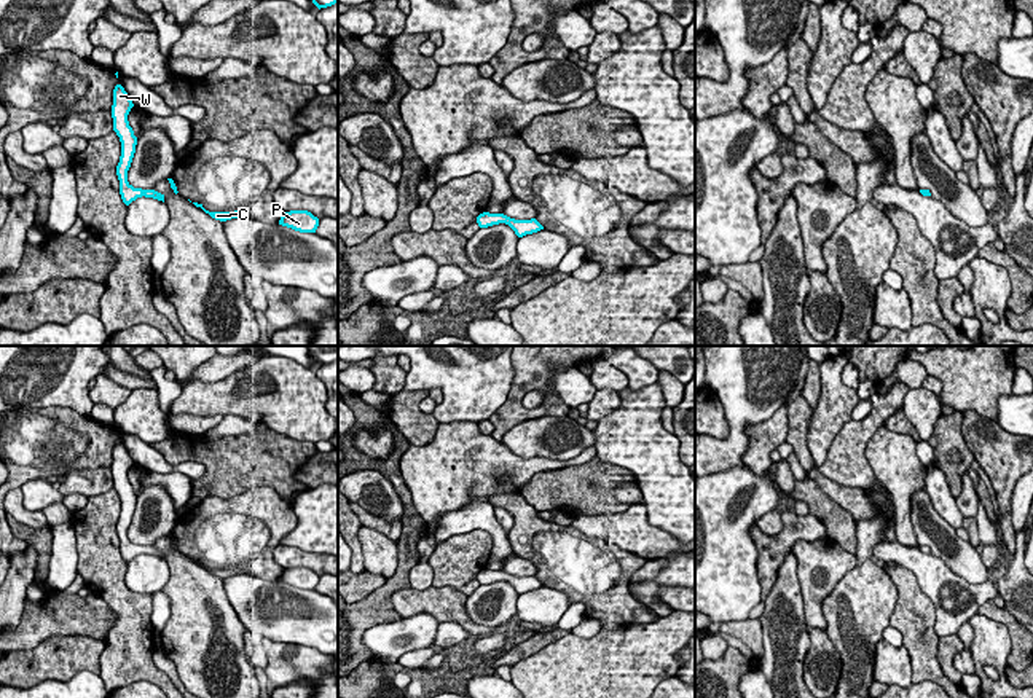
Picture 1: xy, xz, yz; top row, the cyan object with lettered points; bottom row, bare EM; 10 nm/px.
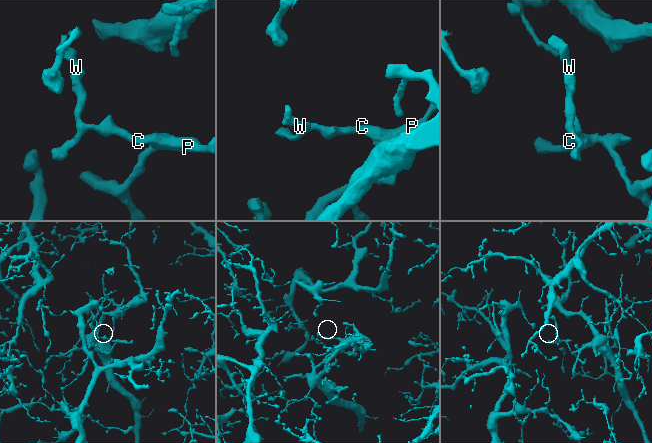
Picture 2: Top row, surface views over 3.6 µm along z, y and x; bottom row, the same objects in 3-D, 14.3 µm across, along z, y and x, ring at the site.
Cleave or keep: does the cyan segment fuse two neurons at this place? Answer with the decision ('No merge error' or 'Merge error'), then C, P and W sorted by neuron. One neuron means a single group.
Merge error. Groups: C P / W

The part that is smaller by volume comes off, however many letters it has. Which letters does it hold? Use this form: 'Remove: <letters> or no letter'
Remove: W

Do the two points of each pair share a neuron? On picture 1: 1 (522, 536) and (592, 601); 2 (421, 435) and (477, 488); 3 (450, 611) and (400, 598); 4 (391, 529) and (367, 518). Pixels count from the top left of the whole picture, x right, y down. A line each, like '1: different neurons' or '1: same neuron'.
1: same neuron
2: different neurons
3: same neuron
4: same neuron

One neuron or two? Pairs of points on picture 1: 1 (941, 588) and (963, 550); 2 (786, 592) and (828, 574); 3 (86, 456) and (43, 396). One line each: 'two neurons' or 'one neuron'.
1: two neurons
2: two neurons
3: two neurons

